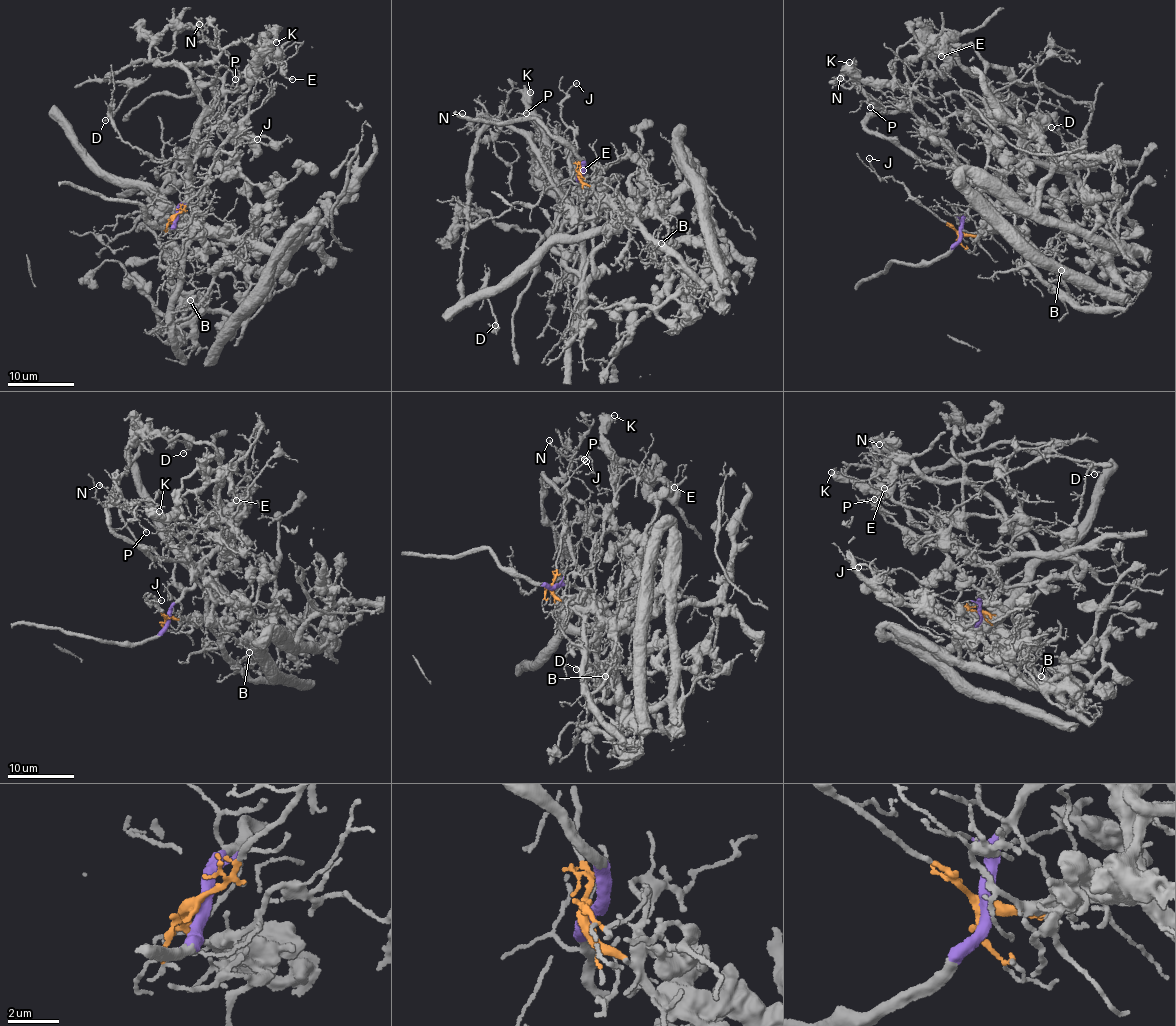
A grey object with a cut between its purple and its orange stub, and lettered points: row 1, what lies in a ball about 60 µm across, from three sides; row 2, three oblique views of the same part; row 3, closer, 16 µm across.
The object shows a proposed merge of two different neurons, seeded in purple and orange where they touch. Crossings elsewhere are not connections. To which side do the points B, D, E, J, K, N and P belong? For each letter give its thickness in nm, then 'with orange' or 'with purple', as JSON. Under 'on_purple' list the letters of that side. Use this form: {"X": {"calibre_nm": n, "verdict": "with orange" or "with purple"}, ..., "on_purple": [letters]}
{"B": {"calibre_nm": 110, "verdict": "with orange"}, "D": {"calibre_nm": 80, "verdict": "with purple"}, "E": {"calibre_nm": 160, "verdict": "with purple"}, "J": {"calibre_nm": 110, "verdict": "with orange"}, "K": {"calibre_nm": 320, "verdict": "with purple"}, "N": {"calibre_nm": 190, "verdict": "with purple"}, "P": {"calibre_nm": 100, "verdict": "with purple"}, "on_purple": ["D", "E", "K", "N", "P"]}

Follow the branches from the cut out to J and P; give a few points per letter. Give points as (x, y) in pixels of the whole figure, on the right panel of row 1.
J: (958, 233), (917, 204), (902, 184), (892, 177), (878, 178), (869, 159)
P: (959, 233), (965, 210), (987, 181), (915, 158), (868, 128), (866, 118), (879, 108), (869, 97), (871, 106)

